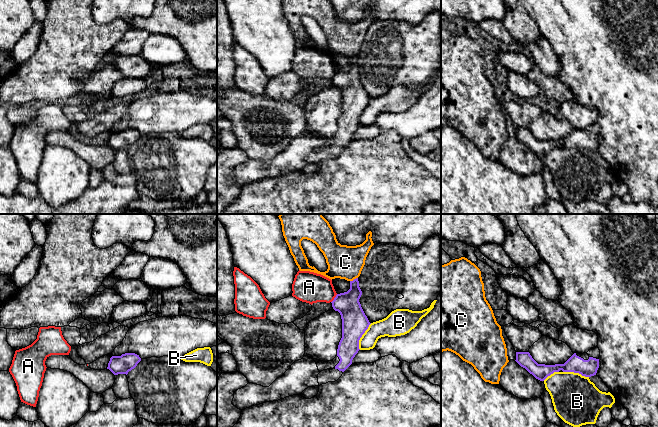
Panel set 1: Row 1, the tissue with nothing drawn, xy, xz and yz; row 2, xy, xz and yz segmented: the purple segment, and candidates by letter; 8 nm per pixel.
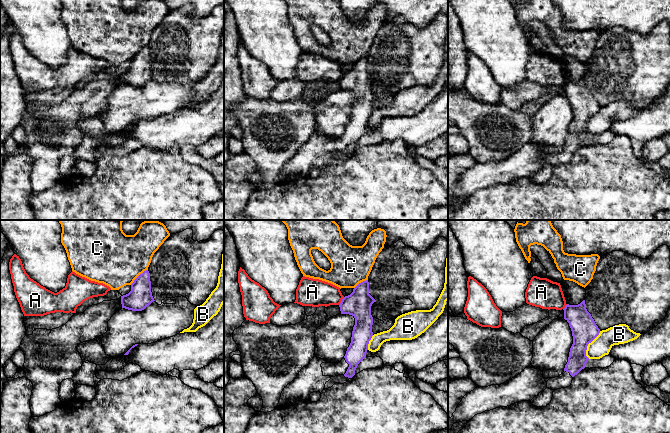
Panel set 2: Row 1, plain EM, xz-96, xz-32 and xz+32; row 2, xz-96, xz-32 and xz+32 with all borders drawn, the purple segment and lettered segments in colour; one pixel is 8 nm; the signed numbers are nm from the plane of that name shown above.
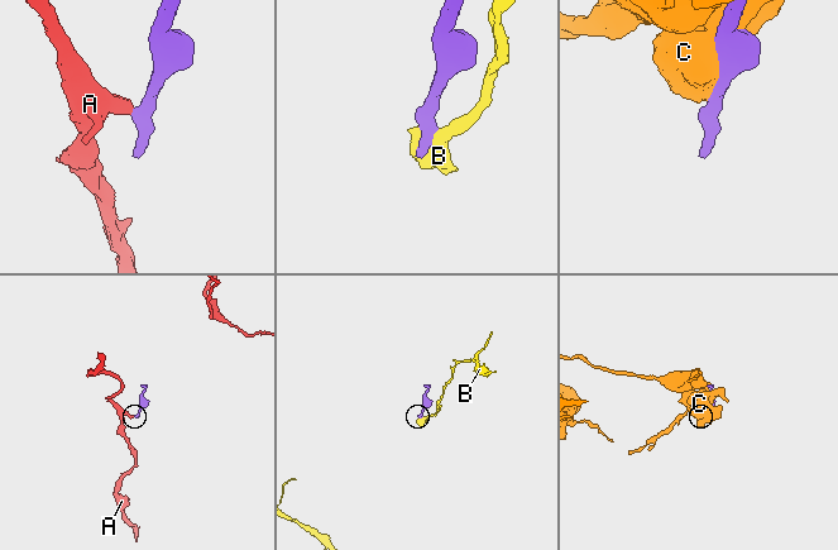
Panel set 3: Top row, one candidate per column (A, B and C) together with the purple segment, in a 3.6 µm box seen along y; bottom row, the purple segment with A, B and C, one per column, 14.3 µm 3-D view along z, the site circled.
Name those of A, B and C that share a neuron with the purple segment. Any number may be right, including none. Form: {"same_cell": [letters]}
{"same_cell": []}

